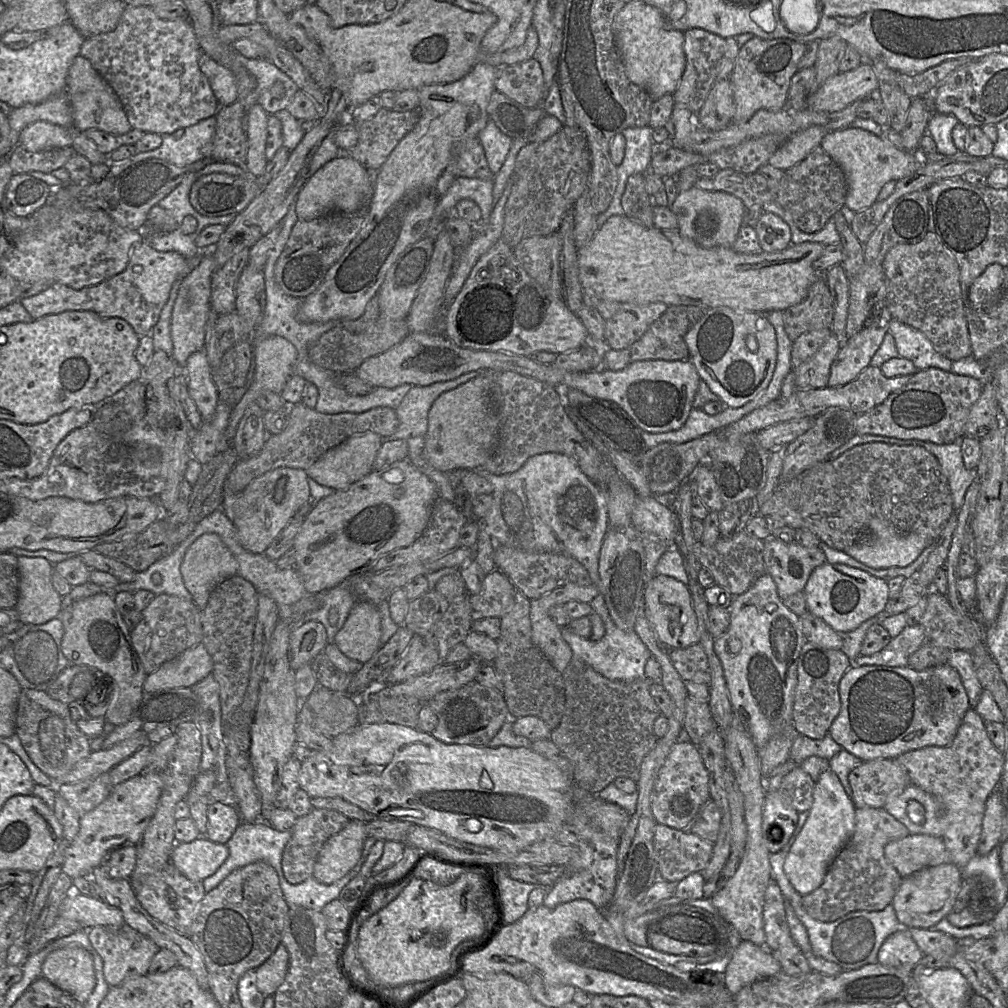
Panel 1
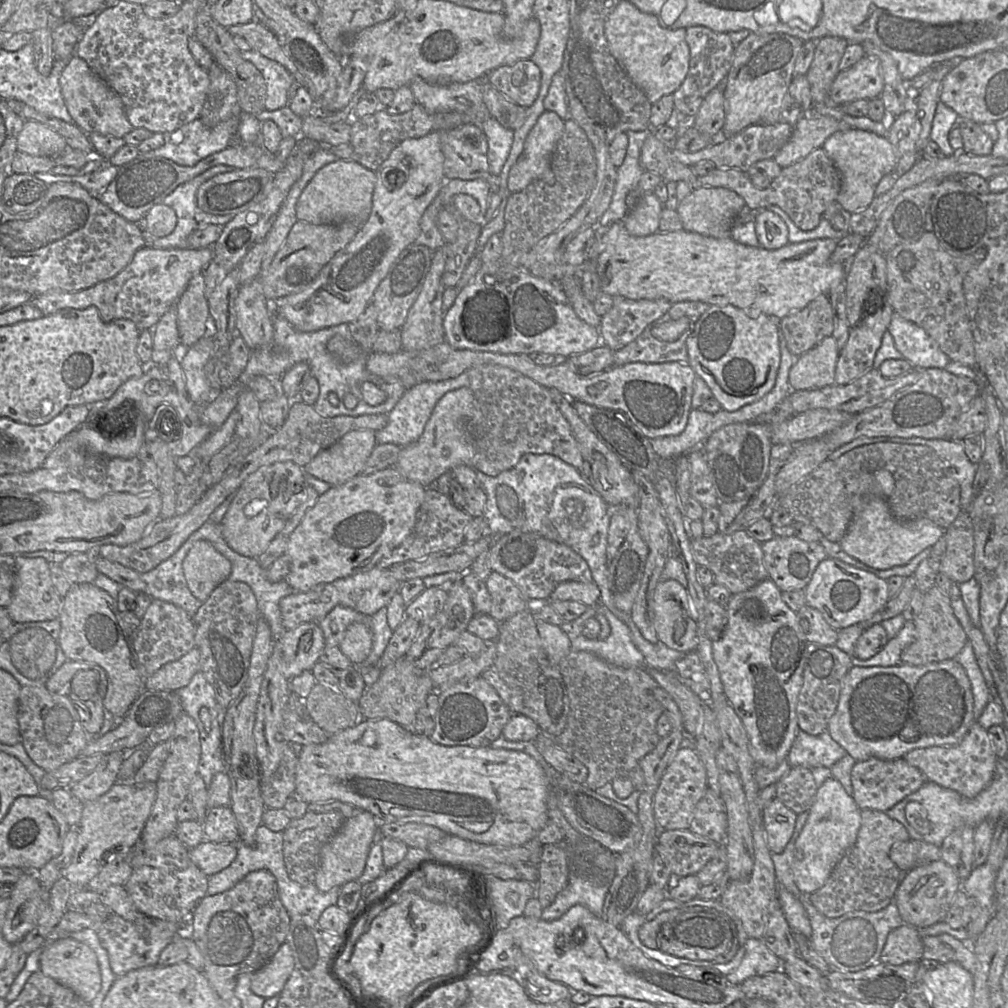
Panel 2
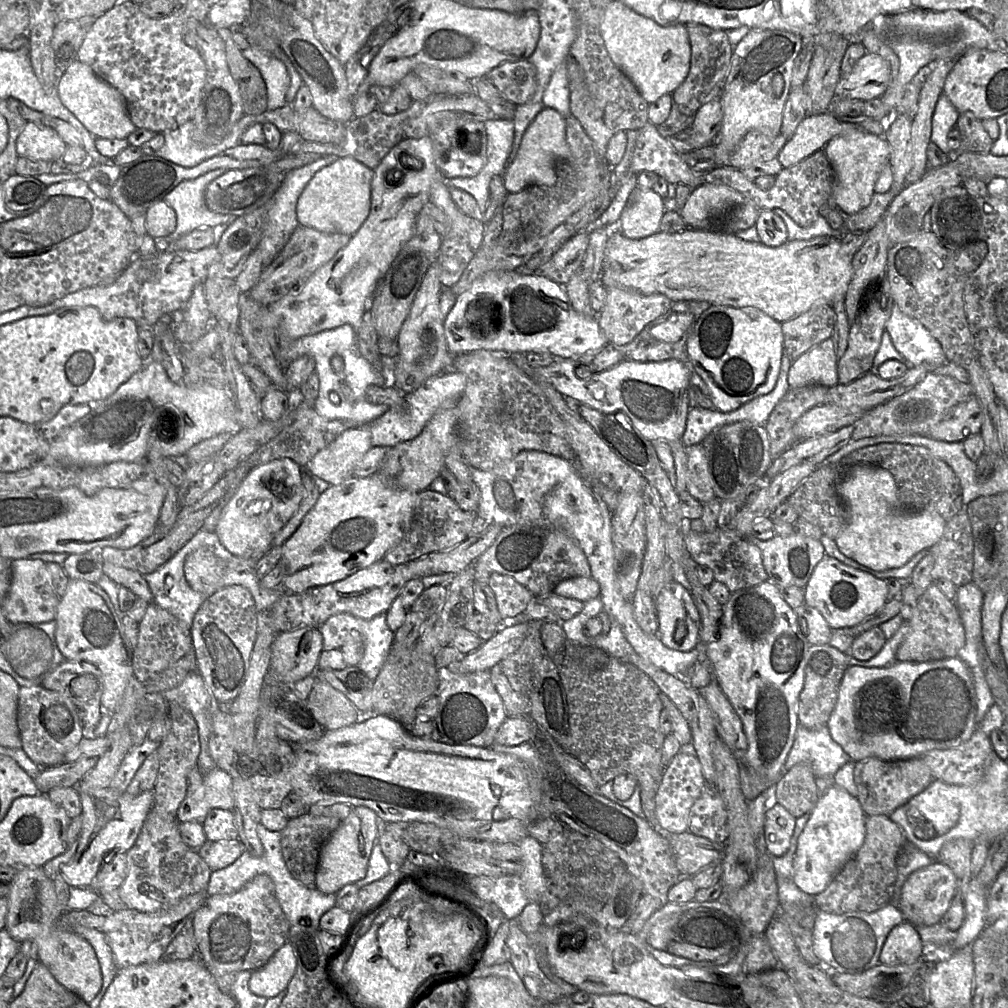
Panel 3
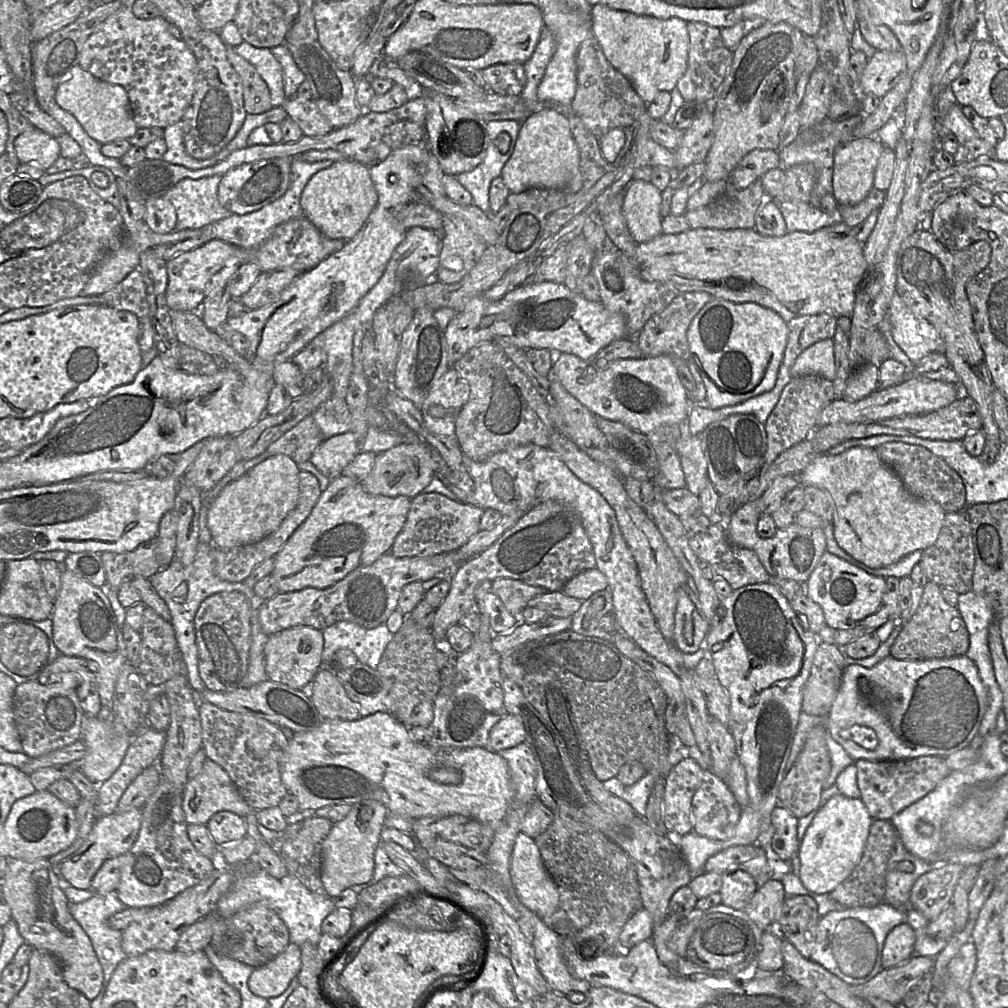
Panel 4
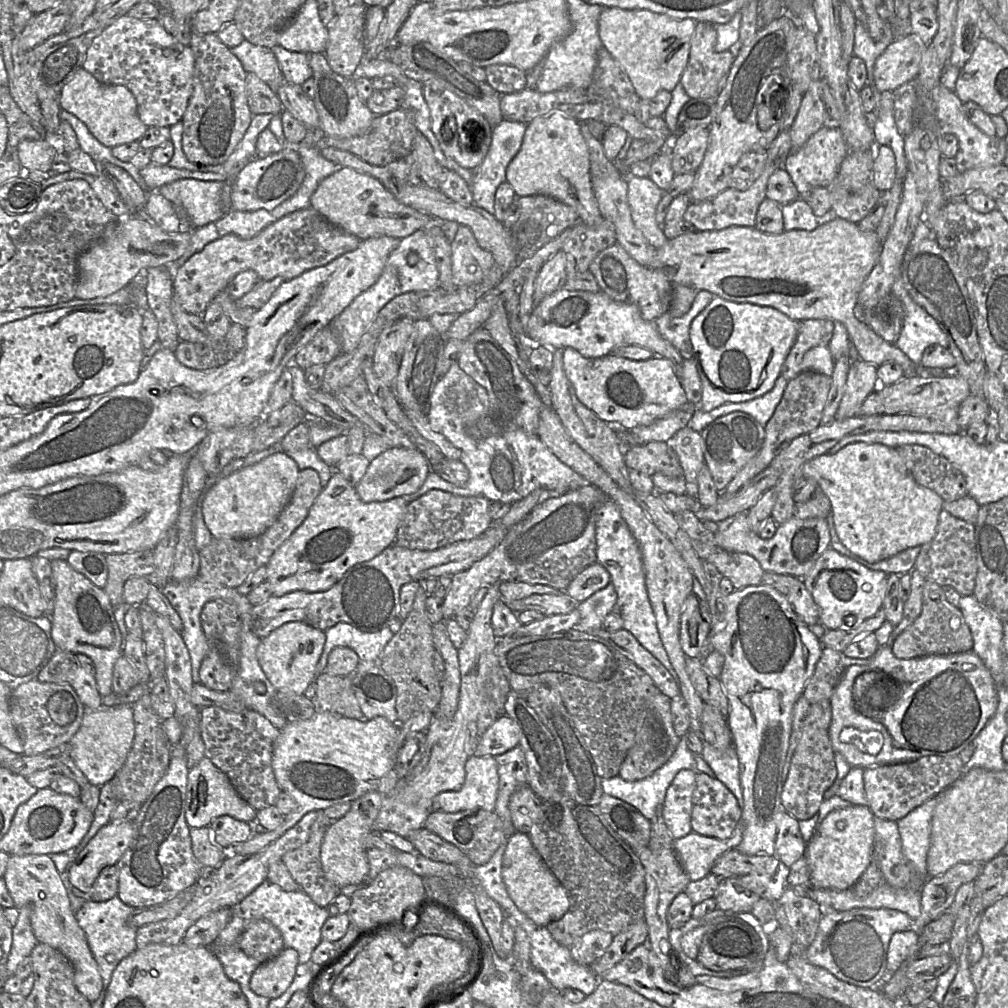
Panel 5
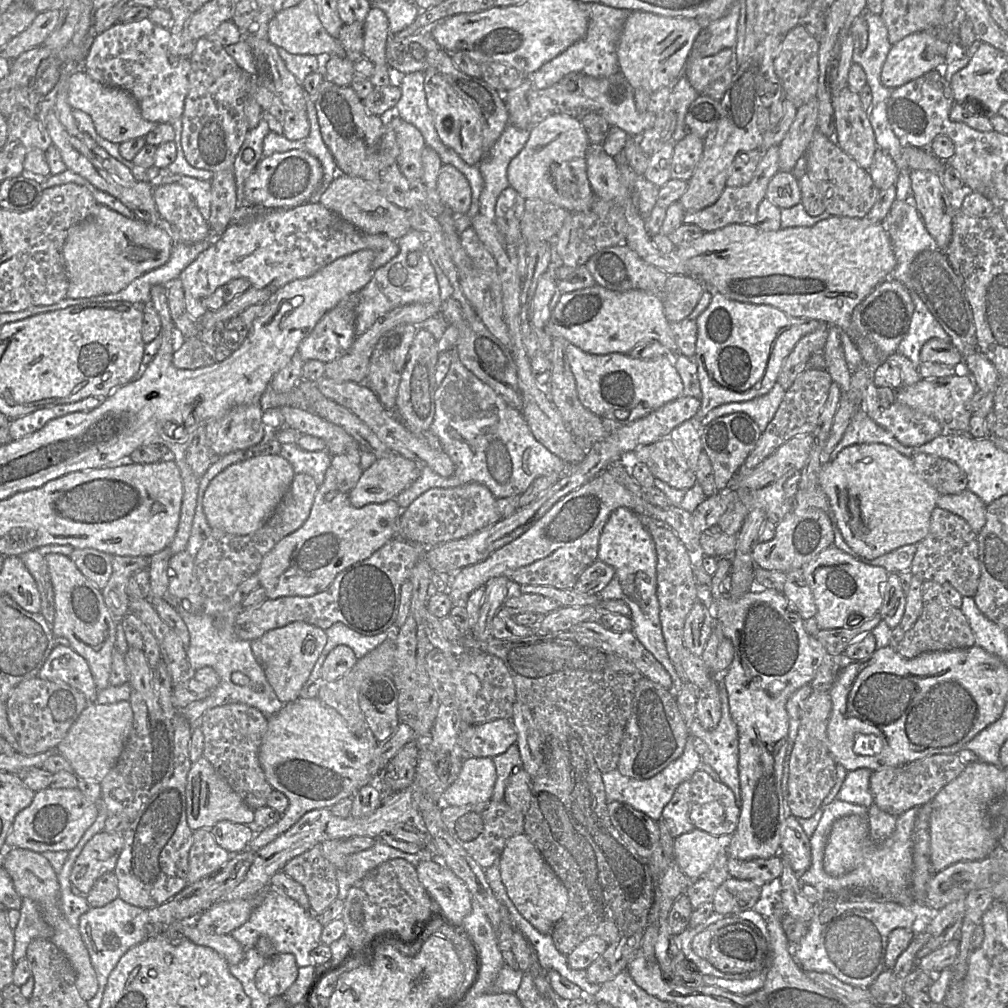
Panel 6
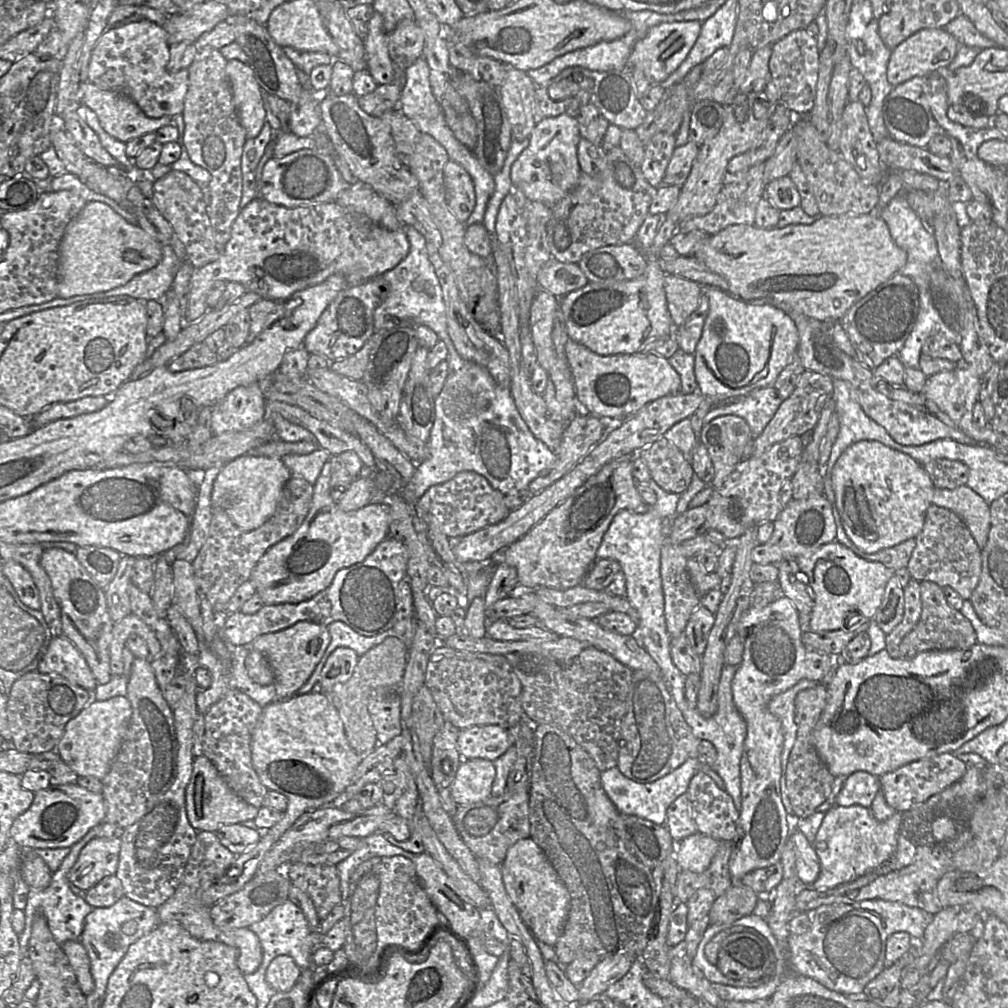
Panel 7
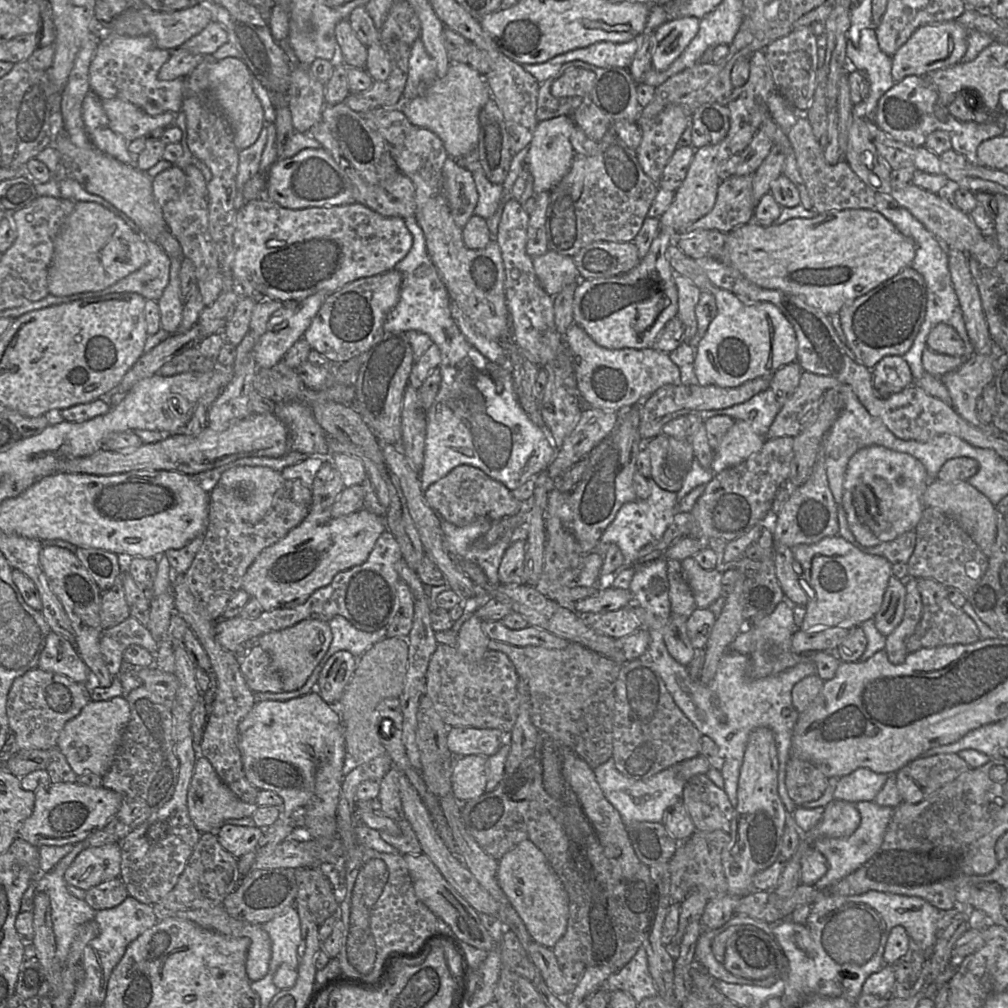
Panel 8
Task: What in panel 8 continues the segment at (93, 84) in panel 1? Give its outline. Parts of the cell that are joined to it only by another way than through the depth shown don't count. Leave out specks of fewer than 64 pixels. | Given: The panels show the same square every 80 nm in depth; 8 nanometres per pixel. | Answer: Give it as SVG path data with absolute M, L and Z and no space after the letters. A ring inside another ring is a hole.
M118 98L101 99L101 103L109 120L109 128L128 142L156 129L166 128L175 120L175 114L172 112L151 116L134 104Z

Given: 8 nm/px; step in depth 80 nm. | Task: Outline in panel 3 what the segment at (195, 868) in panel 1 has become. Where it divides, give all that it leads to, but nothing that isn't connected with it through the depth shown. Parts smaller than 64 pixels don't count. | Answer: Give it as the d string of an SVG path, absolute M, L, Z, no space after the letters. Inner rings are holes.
M240 840L230 842L206 841L197 852L212 871L224 869L234 863L246 850Z

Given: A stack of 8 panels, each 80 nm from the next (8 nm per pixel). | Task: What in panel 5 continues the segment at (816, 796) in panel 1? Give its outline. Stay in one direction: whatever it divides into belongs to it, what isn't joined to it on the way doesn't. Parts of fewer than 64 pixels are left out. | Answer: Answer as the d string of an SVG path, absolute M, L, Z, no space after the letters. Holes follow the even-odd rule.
M851 805L831 811L816 825L816 831L806 844L805 858L810 870L812 886L820 889L845 890L852 887L872 861L875 844L875 816L868 806Z

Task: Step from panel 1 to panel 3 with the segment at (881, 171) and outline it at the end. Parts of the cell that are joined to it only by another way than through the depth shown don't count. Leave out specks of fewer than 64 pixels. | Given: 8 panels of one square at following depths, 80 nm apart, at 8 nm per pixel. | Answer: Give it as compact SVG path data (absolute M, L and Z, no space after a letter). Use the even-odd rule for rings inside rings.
M856 131L832 138L824 152L835 172L833 198L848 215L867 207L875 193L874 187L882 169L890 163L891 147L885 136Z

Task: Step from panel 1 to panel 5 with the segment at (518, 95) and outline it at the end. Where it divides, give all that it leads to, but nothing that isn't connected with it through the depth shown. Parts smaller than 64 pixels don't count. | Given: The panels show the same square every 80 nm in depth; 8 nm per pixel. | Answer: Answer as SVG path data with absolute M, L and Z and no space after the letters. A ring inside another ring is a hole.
M507 64L485 67L486 82L500 95L511 94L528 86L527 73Z

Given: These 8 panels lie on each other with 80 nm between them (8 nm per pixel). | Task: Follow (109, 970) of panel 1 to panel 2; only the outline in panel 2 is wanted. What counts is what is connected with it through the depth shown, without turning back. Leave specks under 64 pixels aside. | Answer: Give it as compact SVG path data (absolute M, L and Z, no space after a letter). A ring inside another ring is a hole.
M112 912L104 920L97 934L108 952L112 971L120 977L131 970L156 965L163 949L176 939L178 934L187 933L187 930L187 927L181 924L152 918L144 913L139 914L137 920L132 922Z

